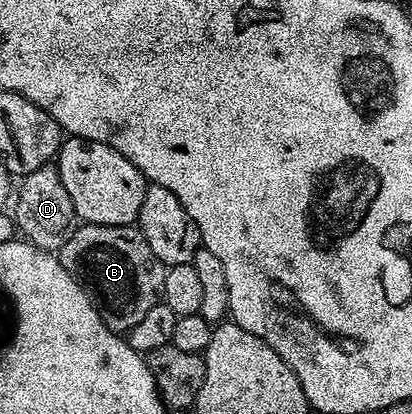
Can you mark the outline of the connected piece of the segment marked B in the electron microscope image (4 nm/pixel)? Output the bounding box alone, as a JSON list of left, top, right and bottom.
[58,223,166,333]

